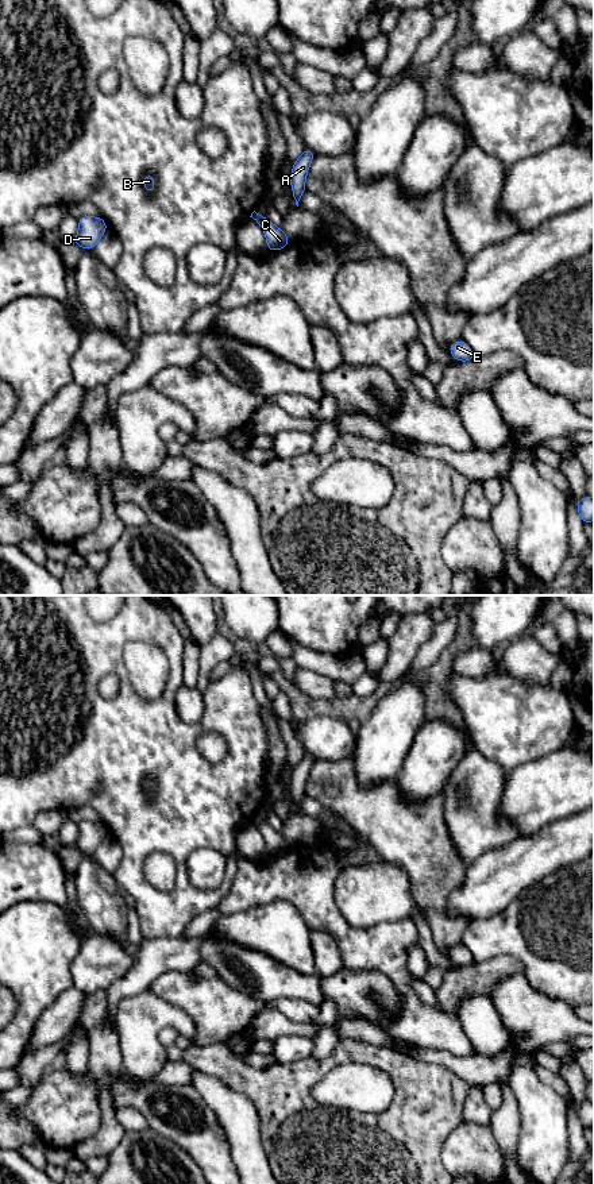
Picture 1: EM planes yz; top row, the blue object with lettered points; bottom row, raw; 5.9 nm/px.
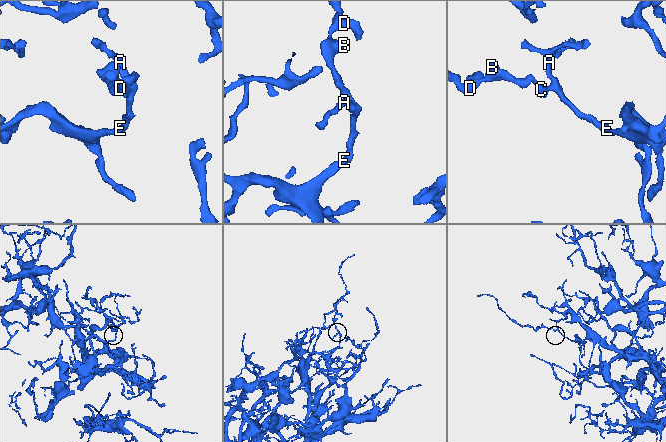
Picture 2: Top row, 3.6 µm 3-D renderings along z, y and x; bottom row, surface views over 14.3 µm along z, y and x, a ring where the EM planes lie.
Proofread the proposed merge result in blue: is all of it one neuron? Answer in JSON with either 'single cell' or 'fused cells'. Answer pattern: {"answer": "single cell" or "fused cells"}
{"answer": "single cell"}

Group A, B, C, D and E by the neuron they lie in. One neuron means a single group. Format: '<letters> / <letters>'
A B C D E

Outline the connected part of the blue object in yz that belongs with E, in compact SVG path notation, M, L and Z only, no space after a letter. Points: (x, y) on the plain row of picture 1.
M462 942L450 949L448 957L458 965L458 967L470 967L474 963L474 957L471 956L470 950L462 945Z

